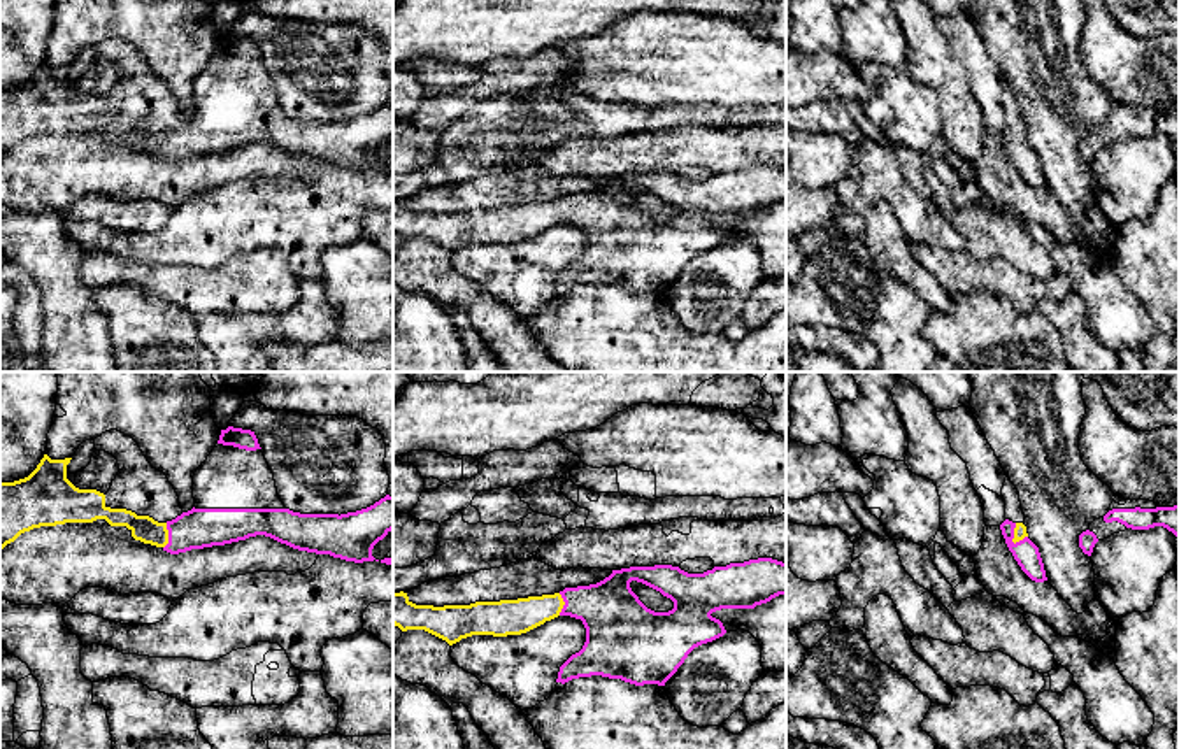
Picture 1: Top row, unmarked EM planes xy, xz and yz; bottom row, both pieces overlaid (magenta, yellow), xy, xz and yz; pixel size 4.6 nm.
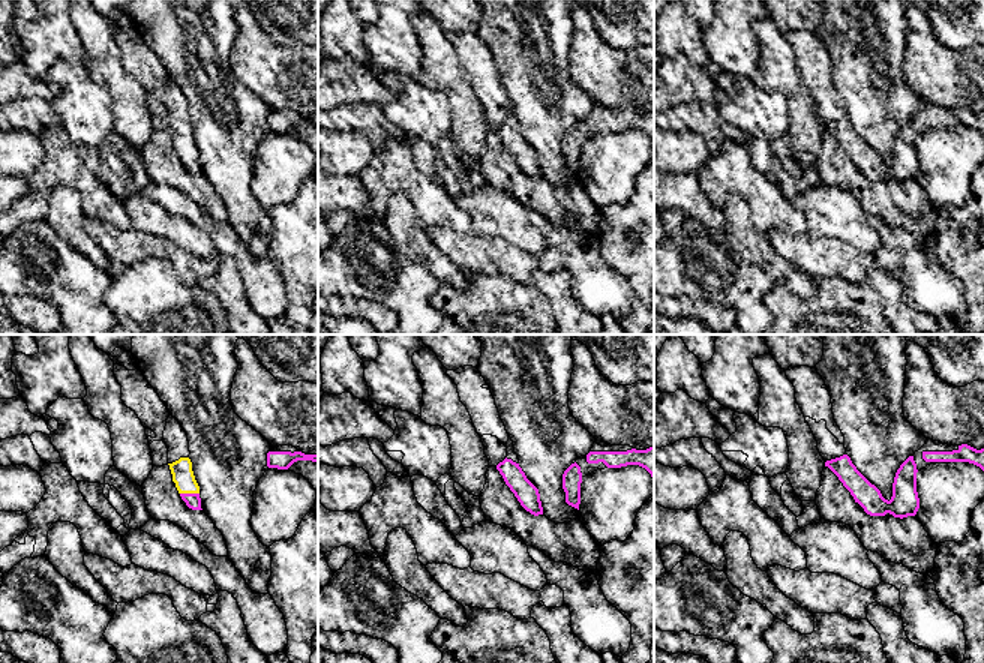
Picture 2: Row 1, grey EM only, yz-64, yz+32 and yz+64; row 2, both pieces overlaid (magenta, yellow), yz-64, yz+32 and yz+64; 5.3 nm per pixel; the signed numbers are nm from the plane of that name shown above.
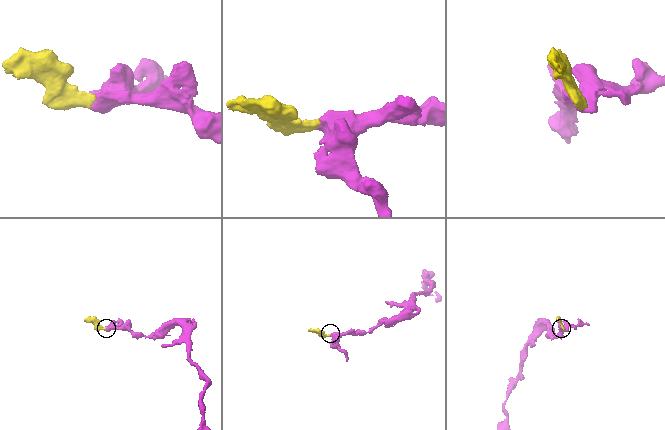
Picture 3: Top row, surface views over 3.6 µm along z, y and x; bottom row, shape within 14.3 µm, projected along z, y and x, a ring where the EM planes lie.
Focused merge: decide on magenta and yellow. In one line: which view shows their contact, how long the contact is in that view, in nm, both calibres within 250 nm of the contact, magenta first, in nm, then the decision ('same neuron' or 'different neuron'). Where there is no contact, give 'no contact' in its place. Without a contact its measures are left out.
contact in yz; length 100 nm; calibres 120 and 60 nm; same neuron

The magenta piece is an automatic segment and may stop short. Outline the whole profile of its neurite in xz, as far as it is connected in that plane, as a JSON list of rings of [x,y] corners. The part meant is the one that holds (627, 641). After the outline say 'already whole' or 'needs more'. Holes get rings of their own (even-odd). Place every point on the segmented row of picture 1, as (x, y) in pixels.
[[[772,558],[714,567],[704,574],[688,574],[672,565],[630,567],[612,570],[609,577],[597,584],[565,588],[554,595],[470,605],[416,605],[407,593],[400,591],[393,593],[393,624],[402,631],[425,630],[453,646],[472,635],[521,635],[558,616],[570,616],[582,621],[586,642],[579,653],[560,667],[556,682],[565,684],[579,677],[602,675],[635,686],[665,686],[695,647],[726,633],[723,623],[711,616],[712,612],[754,609],[779,595],[786,595],[786,563]],[[632,581],[660,591],[674,602],[674,609],[668,612],[647,609],[632,591]]]; needs more

